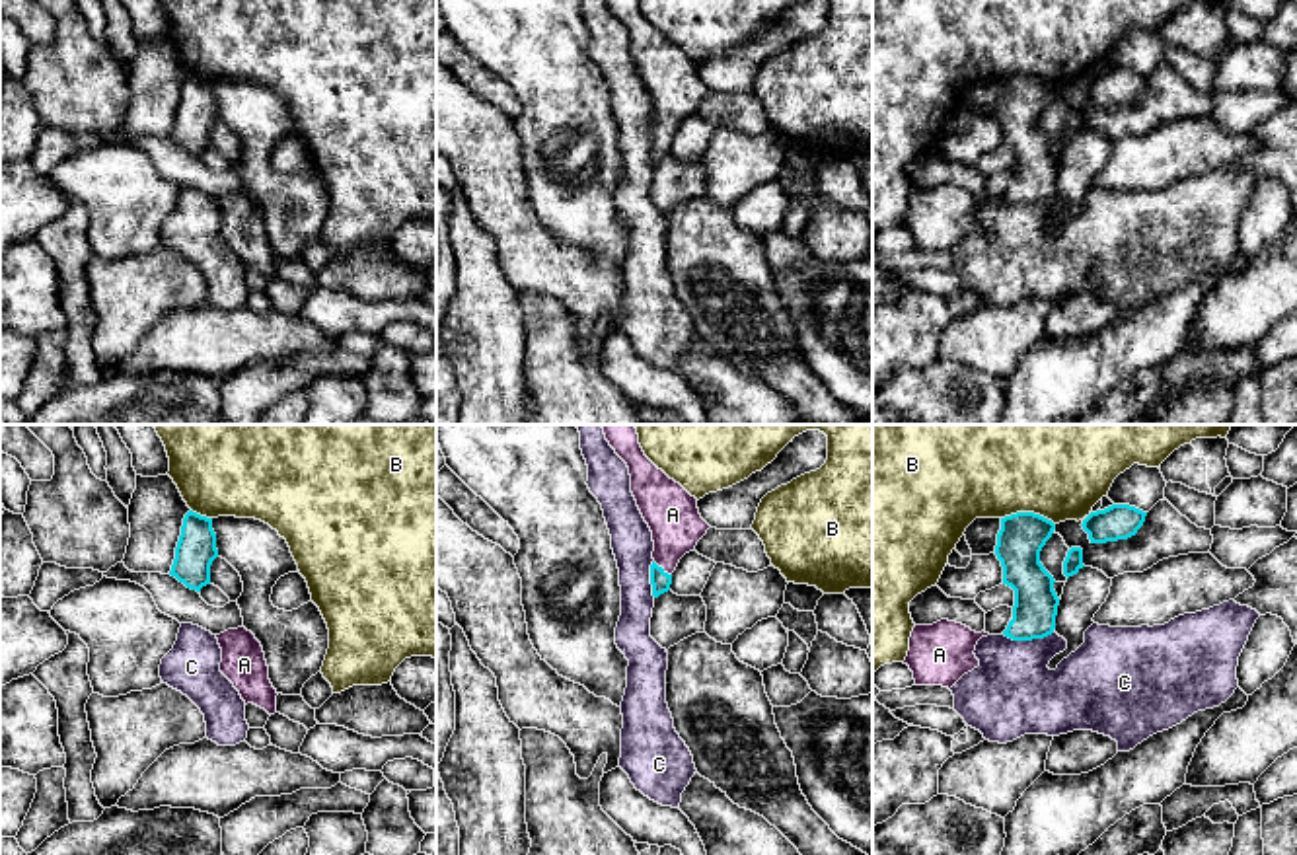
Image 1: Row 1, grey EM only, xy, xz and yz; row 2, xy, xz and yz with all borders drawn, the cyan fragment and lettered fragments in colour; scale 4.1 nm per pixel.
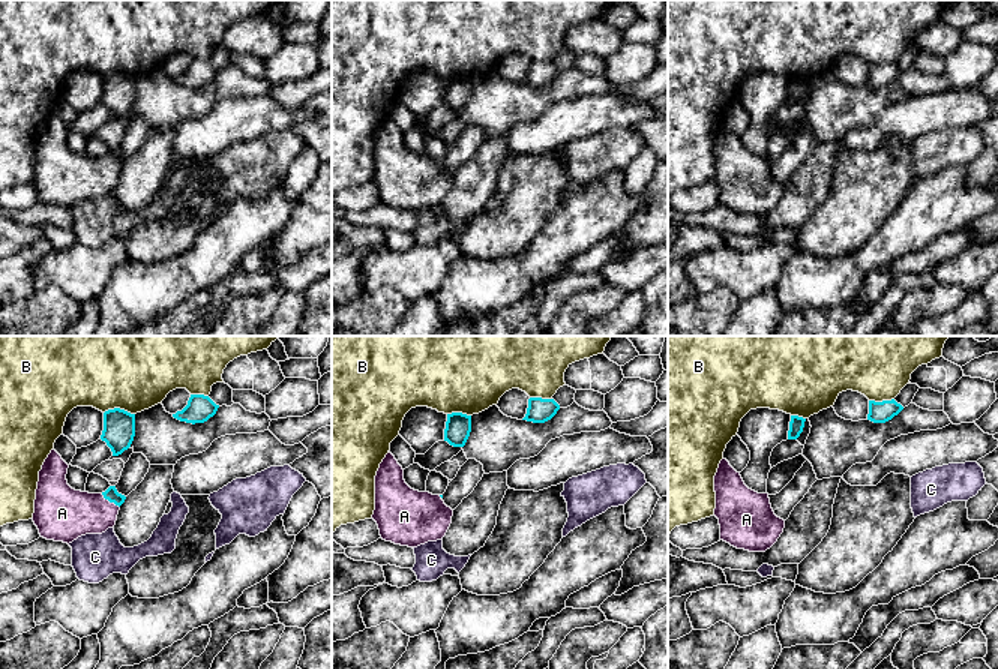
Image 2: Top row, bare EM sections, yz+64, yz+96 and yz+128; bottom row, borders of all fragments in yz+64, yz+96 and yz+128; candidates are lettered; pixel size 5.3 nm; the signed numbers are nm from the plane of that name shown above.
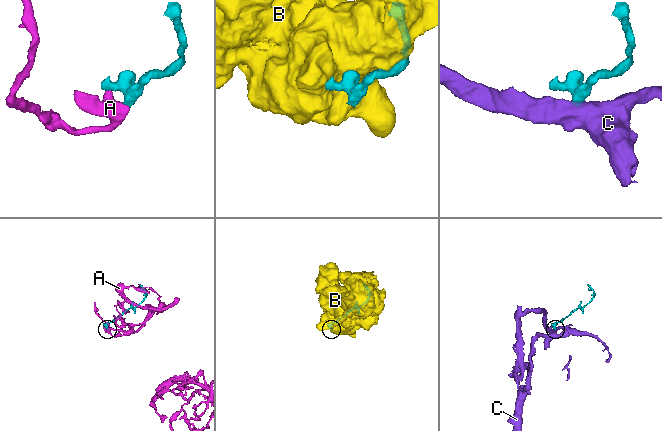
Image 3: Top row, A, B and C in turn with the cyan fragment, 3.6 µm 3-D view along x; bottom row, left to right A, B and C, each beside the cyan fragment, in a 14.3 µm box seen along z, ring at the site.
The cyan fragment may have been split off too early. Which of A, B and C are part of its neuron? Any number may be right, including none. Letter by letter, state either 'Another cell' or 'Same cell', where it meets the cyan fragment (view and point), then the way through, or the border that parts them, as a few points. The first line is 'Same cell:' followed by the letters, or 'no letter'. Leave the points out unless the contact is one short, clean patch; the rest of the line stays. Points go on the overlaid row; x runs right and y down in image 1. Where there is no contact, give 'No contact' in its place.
Same cell: A
A: Same cell. Touches cyan at xz (661, 567). Path across: xz (661, 581), (661, 567), (672, 540), (672, 515)
B: Another cell. Touches cyan at yz (1029, 513)
C: Another cell. Touches cyan at yz (1029, 639). Boundary: yz (1054, 631), (1031, 639), (1009, 639), (1003, 635)

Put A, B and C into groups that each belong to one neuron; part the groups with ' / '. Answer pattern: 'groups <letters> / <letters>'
groups A / B / C

